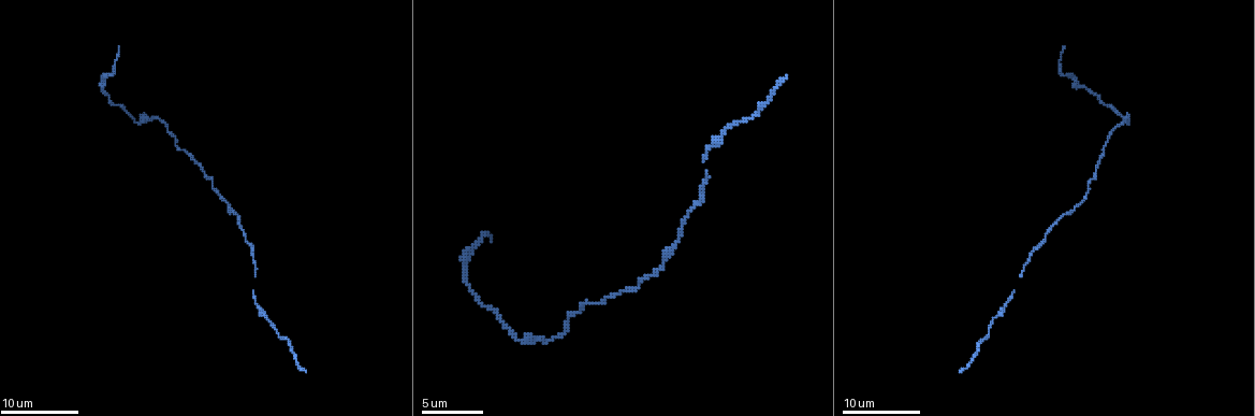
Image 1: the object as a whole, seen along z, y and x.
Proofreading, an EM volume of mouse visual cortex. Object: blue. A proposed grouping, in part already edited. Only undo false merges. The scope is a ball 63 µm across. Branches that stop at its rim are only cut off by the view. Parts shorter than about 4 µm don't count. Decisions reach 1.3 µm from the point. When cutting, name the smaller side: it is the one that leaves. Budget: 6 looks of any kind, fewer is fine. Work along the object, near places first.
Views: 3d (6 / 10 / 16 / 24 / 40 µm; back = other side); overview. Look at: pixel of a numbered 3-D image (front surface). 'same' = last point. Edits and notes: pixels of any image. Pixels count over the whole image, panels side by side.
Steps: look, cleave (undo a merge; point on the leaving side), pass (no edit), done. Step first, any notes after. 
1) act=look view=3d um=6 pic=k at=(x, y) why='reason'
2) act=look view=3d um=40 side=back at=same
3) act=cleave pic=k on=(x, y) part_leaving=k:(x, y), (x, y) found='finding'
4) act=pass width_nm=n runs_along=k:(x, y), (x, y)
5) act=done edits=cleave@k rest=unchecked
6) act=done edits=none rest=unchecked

act=look view=3d um=6 pic=1 at=(463, 274) why='thick turns thin'

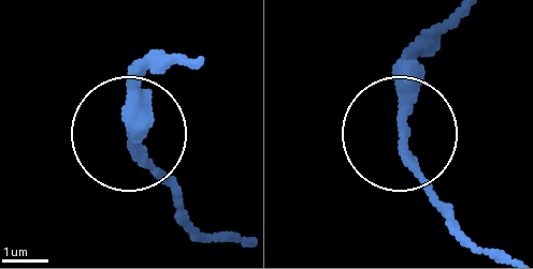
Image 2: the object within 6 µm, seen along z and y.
act=pass runs_along=2:(471, 242), (409, 149), (402, 49) found='continuous, no second neuron'

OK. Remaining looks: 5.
act=look view=3d um=10 pic=1 at=(517, 339)

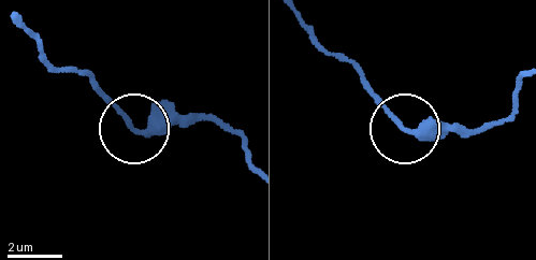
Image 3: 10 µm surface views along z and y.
act=pass width_nm=320 found='one neuron here'

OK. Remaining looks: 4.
act=look view=3d um=6 pic=1 at=(1006, 302) why='calibre changes'

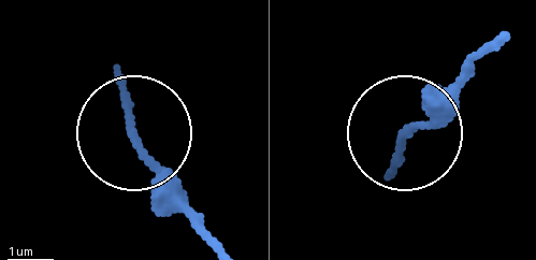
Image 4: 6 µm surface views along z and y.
act=pass found='all the same neuron'

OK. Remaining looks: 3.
act=done edits=none rest=unchecked

